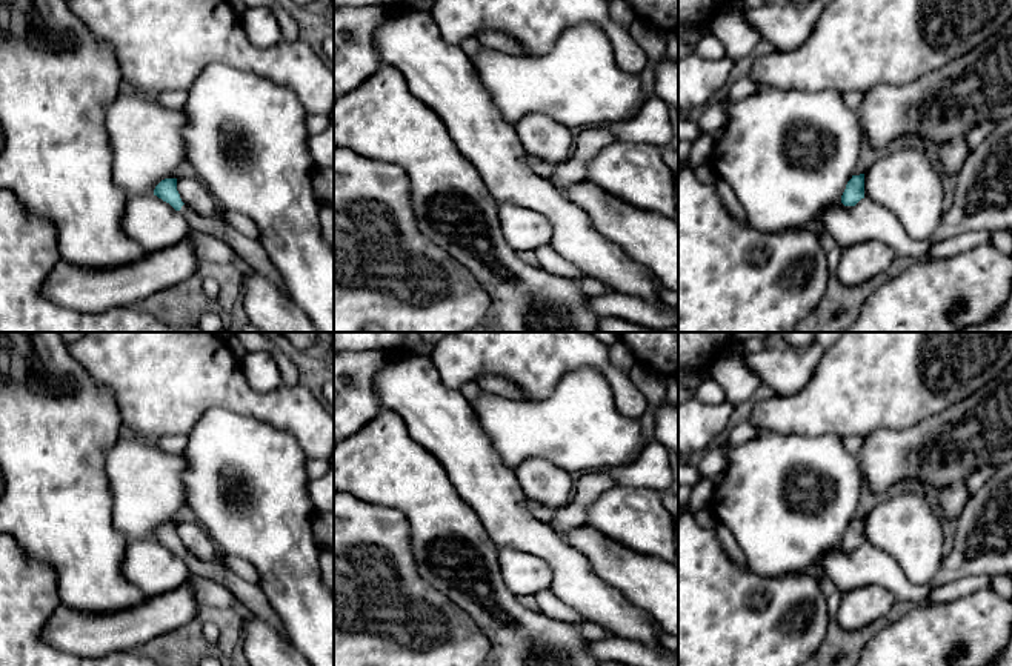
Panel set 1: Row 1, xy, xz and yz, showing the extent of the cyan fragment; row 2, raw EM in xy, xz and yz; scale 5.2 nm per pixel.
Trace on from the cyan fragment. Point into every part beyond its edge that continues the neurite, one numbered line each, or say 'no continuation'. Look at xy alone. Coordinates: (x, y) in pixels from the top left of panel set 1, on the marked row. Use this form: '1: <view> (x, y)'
1: xy (251, 251)

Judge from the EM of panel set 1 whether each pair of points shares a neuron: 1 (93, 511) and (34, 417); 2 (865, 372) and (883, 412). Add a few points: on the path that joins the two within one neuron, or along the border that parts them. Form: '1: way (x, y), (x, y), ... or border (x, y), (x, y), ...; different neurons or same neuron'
1: way (69, 488), (34, 452), (34, 440); same neuron
2: way (874, 382), (883, 391), (883, 403); same neuron

